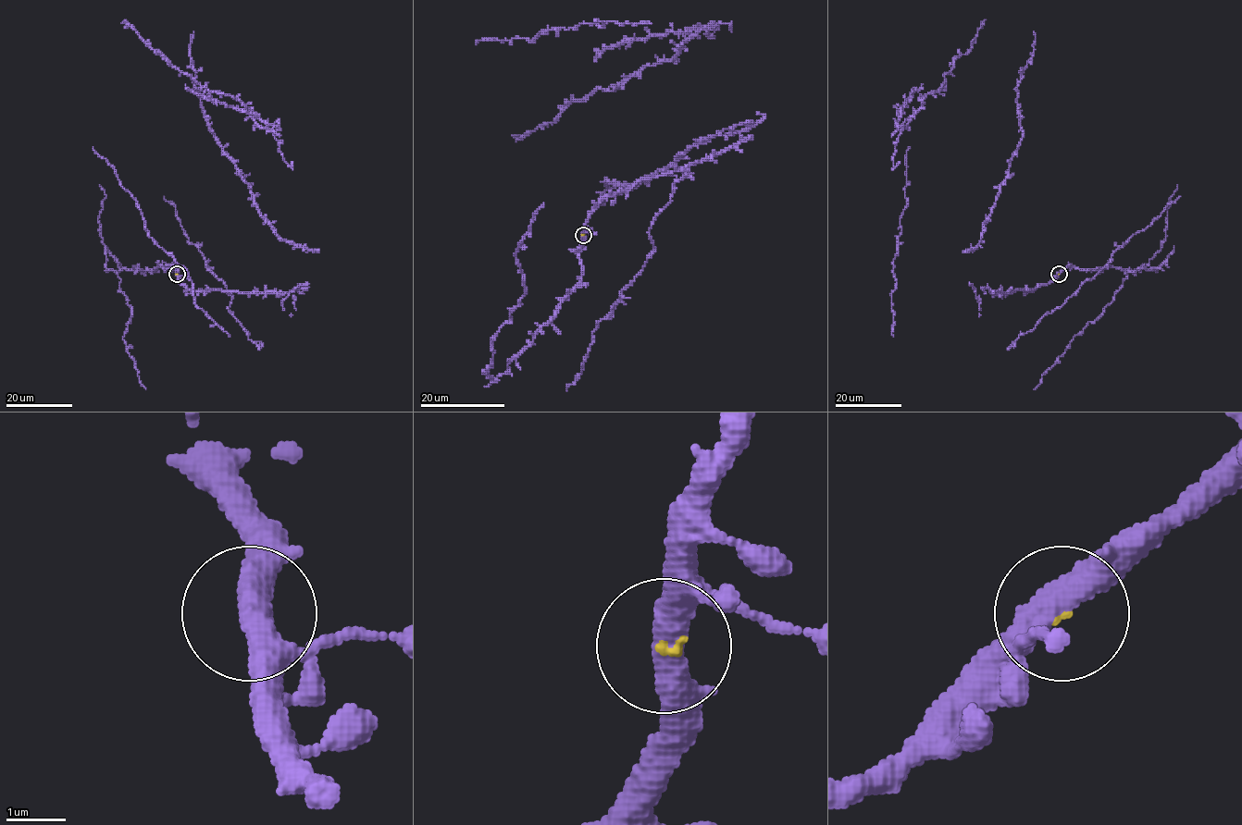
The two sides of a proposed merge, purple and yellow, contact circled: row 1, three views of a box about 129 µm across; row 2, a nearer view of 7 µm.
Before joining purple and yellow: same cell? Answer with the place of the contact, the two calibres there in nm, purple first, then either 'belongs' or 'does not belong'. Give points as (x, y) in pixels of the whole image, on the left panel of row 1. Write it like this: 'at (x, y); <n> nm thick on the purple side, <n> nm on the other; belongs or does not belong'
at (177, 274); 480 nm thick on the purple side, 80 nm on the other; belongs

